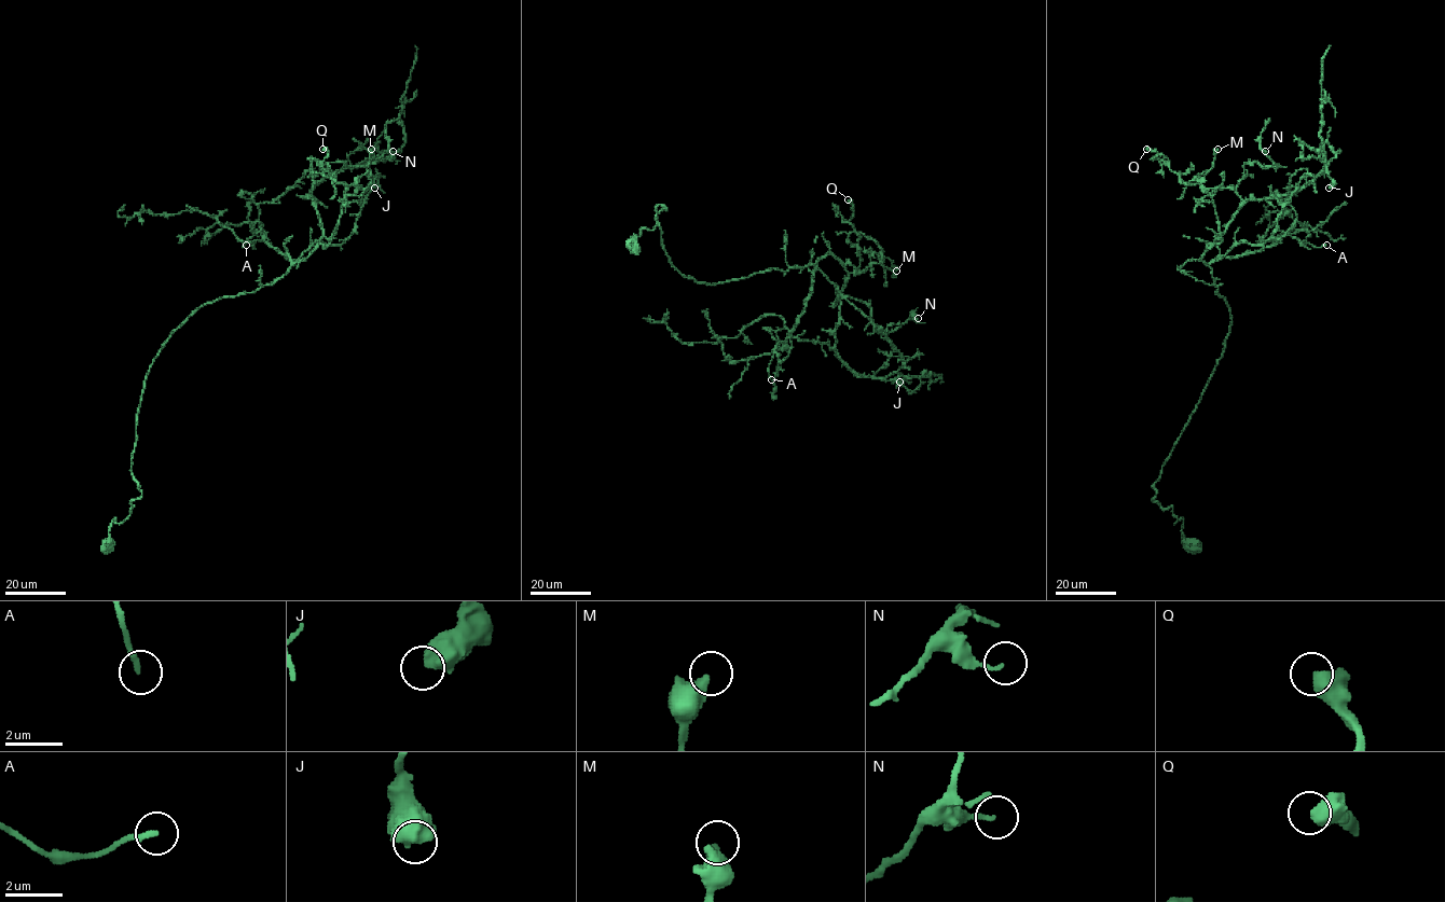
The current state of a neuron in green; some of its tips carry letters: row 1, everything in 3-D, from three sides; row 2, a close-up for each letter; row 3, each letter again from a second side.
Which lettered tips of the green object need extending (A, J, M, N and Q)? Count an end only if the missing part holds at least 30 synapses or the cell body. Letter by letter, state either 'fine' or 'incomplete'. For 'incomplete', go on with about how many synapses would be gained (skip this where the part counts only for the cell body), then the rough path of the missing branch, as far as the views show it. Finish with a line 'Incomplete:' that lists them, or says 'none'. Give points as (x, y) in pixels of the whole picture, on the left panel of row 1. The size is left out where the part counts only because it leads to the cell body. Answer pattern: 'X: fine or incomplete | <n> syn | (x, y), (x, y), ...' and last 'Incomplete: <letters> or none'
A: fine
J: fine
M: fine
N: fine
Q: fine
Incomplete: none

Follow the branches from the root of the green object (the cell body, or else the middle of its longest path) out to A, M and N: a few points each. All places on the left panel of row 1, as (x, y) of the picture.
A: (105, 546), (141, 495), (136, 414), (163, 344), (202, 306), (291, 265), (259, 232), (246, 245)
M: (105, 546), (141, 495), (136, 414), (163, 344), (202, 306), (271, 285), (330, 239), (371, 149)
N: (105, 546), (141, 495), (136, 414), (163, 344), (310, 254), (322, 166), (393, 151)

